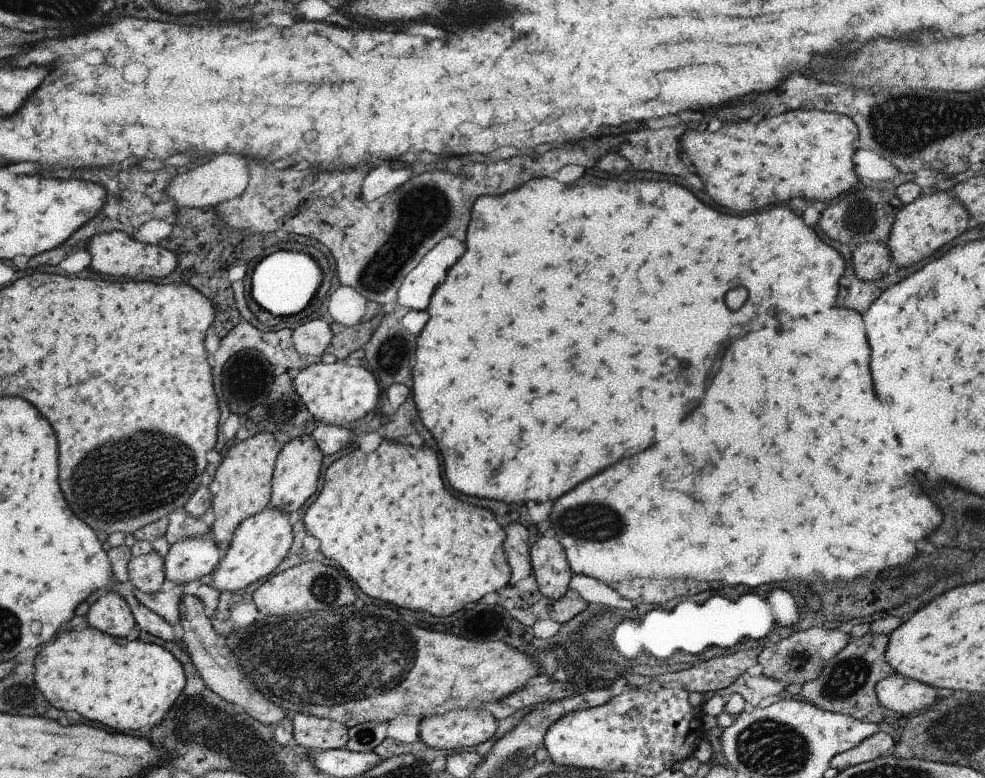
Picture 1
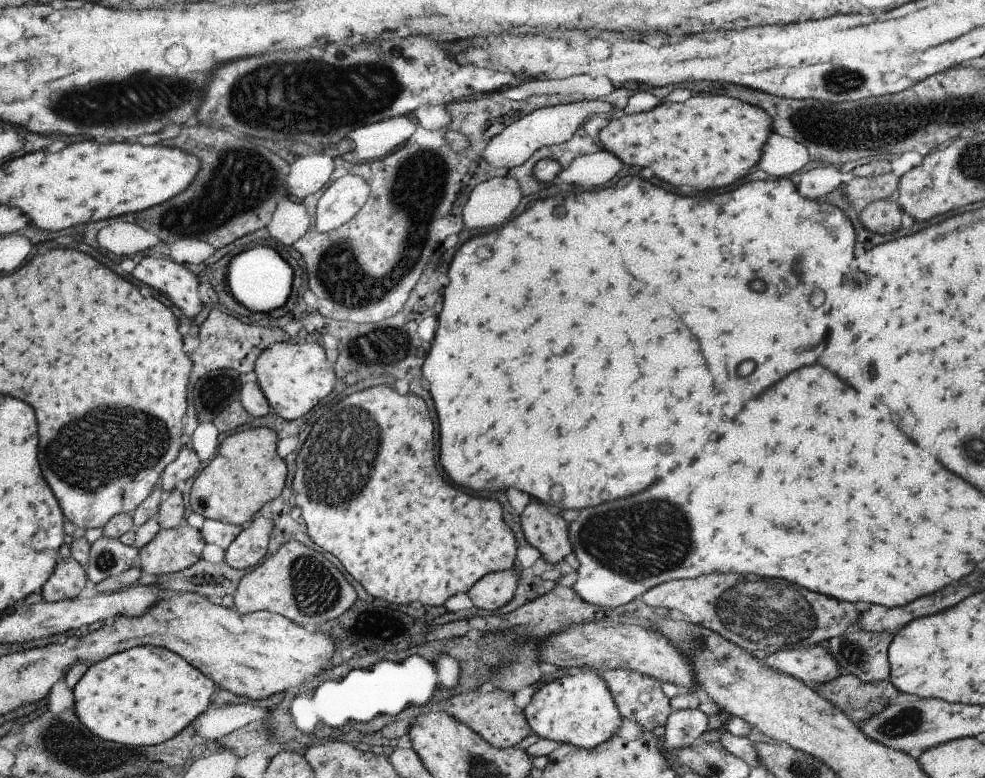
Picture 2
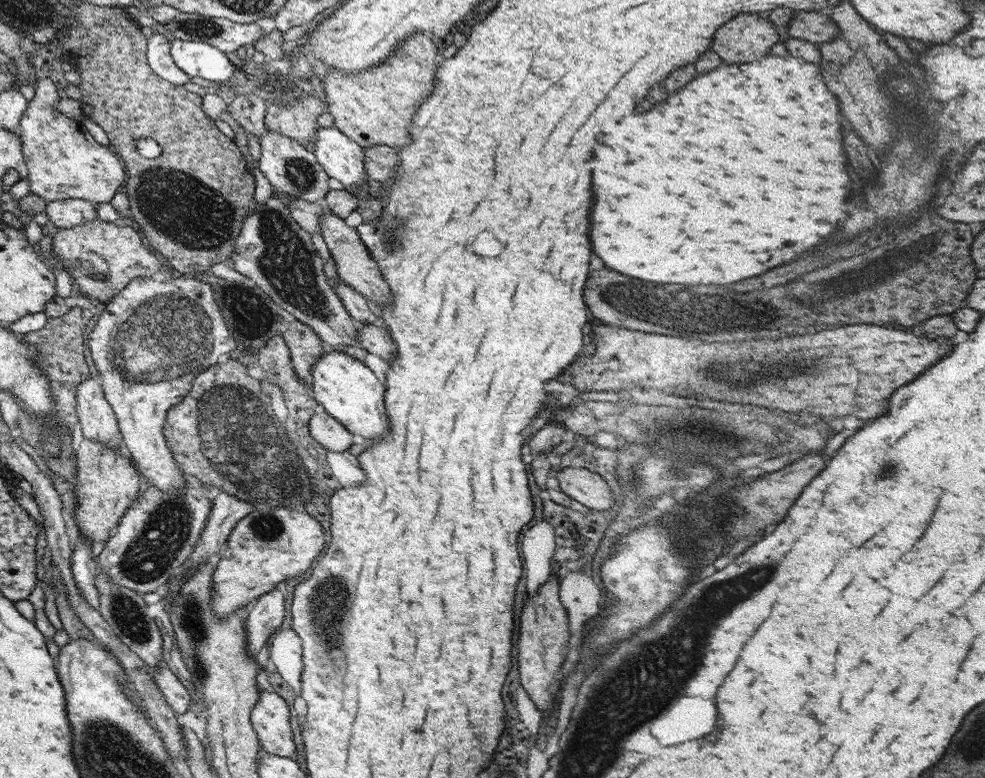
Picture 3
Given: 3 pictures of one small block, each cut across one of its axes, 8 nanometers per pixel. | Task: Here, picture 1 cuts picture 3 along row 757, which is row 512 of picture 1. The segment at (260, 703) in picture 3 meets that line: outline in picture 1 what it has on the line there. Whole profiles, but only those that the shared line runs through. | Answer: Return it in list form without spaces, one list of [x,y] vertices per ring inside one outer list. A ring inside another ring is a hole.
[[[301,436],[301,438],[295,438],[295,440],[279,446],[279,454],[277,454],[273,478],[271,478],[271,500],[269,500],[267,508],[293,516],[295,510],[299,510],[299,506],[305,504],[309,500],[309,496],[317,490],[321,458],[323,458],[323,452],[317,448],[317,444],[311,440],[311,436]]]

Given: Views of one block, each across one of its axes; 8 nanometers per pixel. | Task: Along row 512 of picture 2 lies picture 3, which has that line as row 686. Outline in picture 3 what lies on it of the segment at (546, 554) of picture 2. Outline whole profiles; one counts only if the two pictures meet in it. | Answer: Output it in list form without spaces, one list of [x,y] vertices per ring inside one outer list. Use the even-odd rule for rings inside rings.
[[[551,574],[547,578],[547,582],[541,586],[541,590],[535,596],[527,594],[519,622],[521,622],[519,624],[519,638],[517,638],[519,682],[521,682],[523,690],[527,692],[527,696],[537,704],[537,710],[549,712],[551,706],[545,706],[545,704],[553,702],[555,696],[545,686],[557,682],[559,670],[563,670],[561,664],[563,664],[565,656],[571,656],[569,620],[567,620],[567,612],[565,612],[561,600],[559,600],[559,582],[557,582],[555,574]]]

